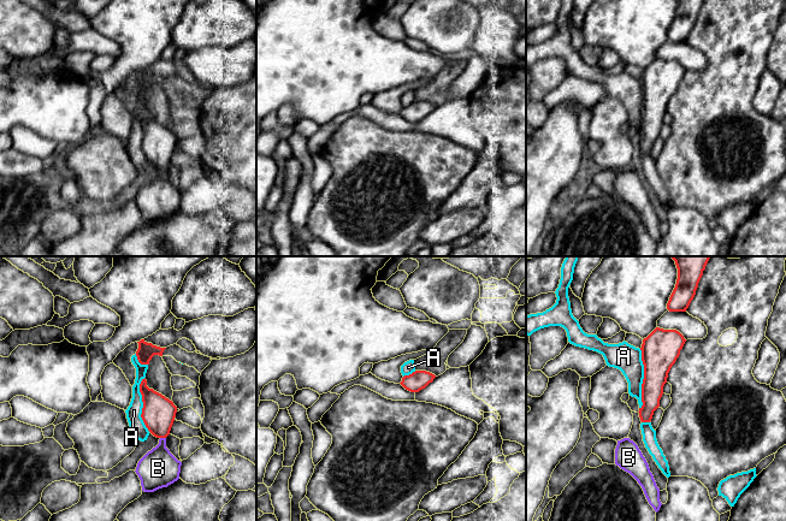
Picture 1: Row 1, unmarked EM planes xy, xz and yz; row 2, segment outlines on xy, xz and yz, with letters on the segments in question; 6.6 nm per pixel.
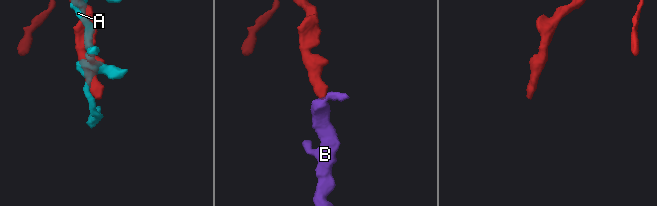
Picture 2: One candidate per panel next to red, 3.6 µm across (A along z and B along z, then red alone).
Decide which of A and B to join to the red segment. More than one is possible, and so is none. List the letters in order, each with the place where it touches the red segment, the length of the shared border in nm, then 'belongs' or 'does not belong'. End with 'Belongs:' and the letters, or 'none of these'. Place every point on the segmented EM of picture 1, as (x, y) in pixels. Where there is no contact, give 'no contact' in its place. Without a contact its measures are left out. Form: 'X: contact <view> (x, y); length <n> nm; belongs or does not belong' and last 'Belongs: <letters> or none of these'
A: contact yz (643, 379); length 400 nm; does not belong
B: contact xy (163, 437); length 40 nm; belongs
Belongs: B

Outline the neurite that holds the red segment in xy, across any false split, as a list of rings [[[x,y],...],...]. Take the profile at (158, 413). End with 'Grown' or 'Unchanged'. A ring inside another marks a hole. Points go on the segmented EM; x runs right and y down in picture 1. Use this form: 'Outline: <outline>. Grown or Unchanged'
Outline: [[[146,378],[140,384],[140,392],[143,402],[141,418],[148,431],[159,439],[159,444],[138,461],[135,472],[141,480],[142,491],[154,492],[179,479],[182,462],[166,448],[166,437],[173,425],[177,407],[149,389]]]. Grown

